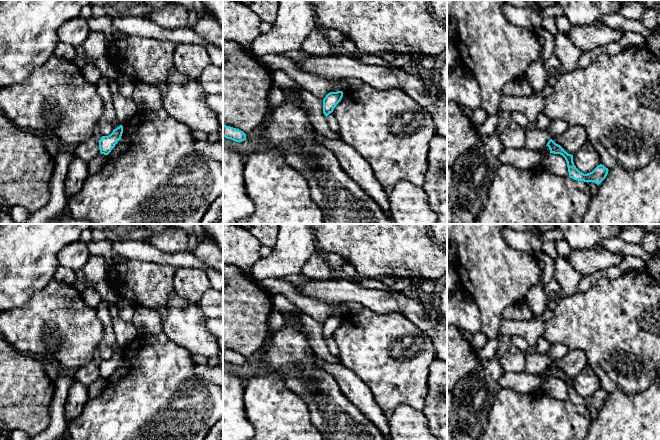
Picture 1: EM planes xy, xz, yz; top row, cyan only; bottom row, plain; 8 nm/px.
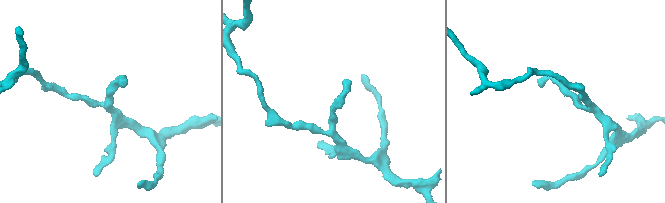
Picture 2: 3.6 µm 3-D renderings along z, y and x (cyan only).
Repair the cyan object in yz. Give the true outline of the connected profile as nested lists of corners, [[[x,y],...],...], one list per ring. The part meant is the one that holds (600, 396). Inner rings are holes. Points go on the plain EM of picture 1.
[[[552,363],[548,365],[546,370],[549,371],[550,377],[560,378],[565,382],[567,386],[569,401],[574,404],[584,405],[587,407],[594,406],[599,409],[608,398],[608,392],[606,392],[602,388],[598,389],[592,396],[584,398],[580,396],[574,389],[573,379],[568,378],[560,369],[556,368]]]

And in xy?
[[[120,349],[108,360],[102,360],[99,366],[100,377],[108,379],[111,374],[115,371],[118,365],[121,363],[123,357],[123,350]]]

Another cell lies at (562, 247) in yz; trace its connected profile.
[[[560,239],[560,240],[556,240],[554,242],[555,242],[556,250],[558,252],[558,256],[562,257],[564,259],[567,259],[568,256],[570,255],[571,251],[572,251],[572,249],[568,245],[566,240],[565,239]]]

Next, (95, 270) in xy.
[[[91,255],[87,263],[79,270],[88,281],[86,288],[94,289],[96,283],[106,279],[108,266],[104,258]]]

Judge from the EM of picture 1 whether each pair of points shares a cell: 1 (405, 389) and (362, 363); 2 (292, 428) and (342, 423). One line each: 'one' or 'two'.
1: one
2: two

